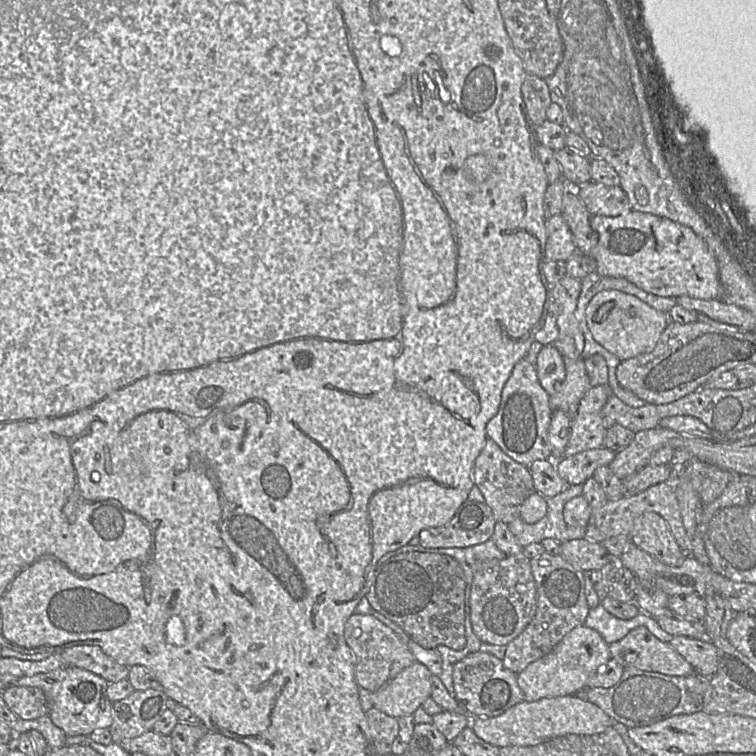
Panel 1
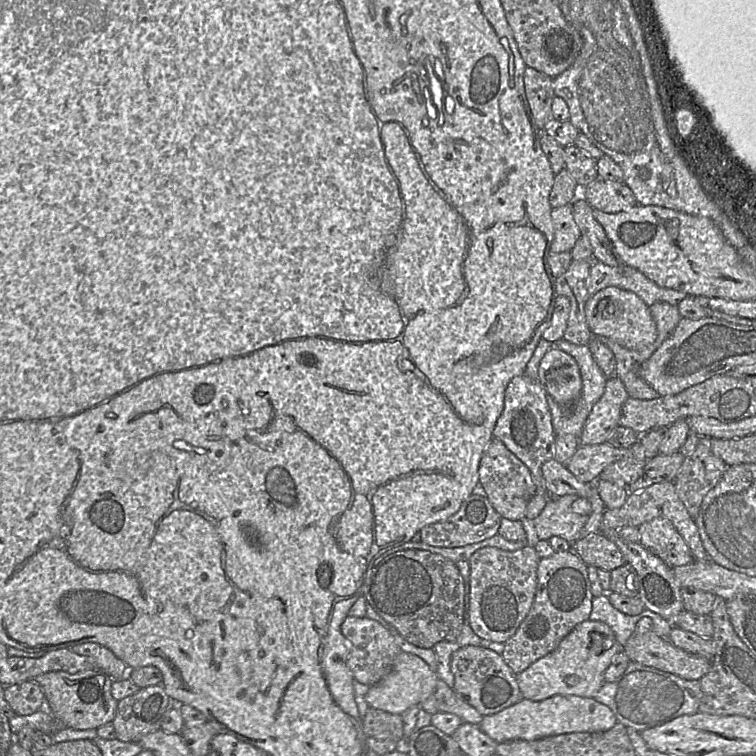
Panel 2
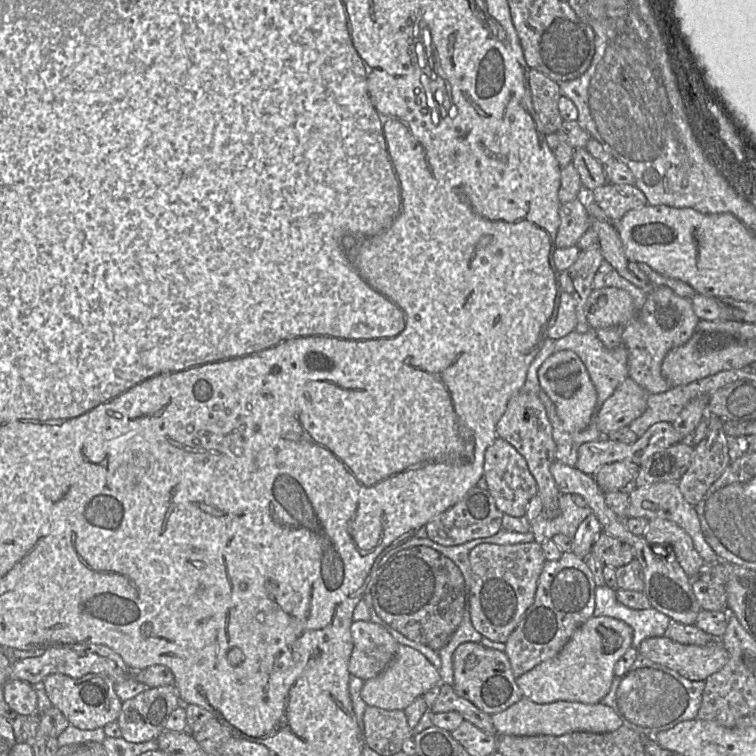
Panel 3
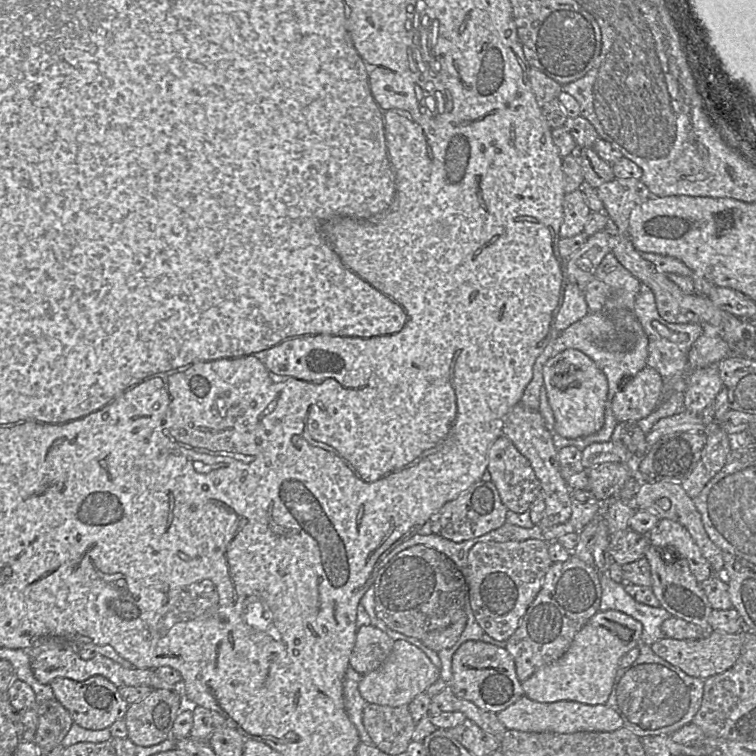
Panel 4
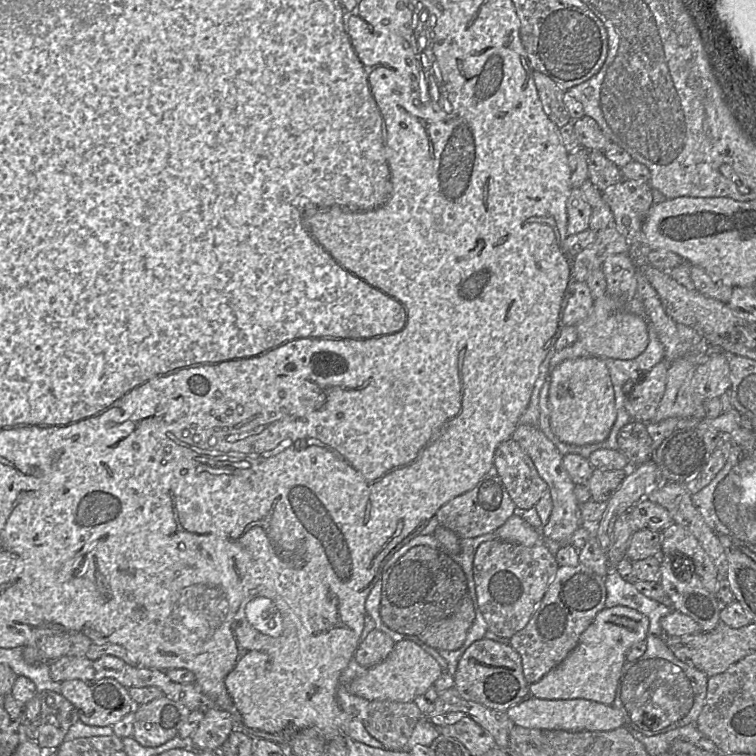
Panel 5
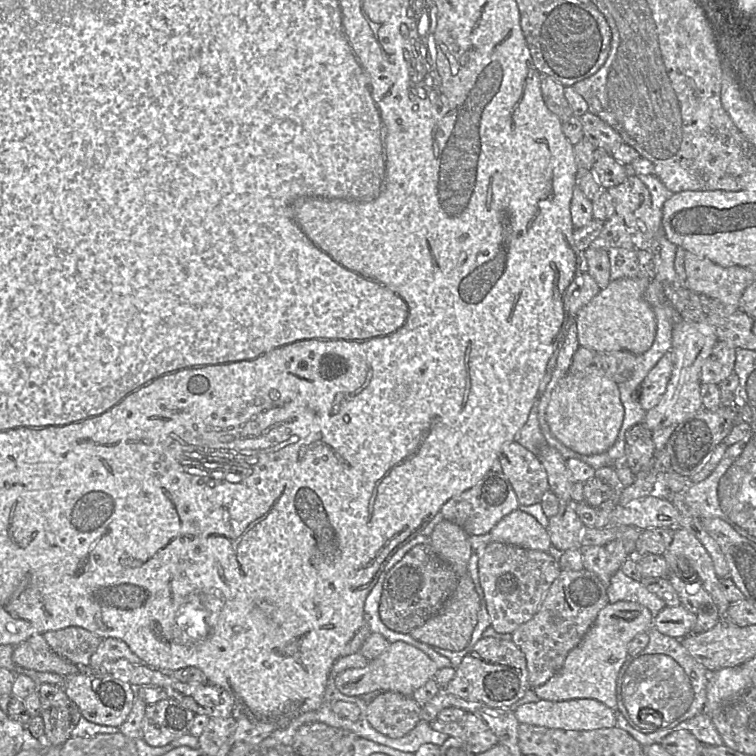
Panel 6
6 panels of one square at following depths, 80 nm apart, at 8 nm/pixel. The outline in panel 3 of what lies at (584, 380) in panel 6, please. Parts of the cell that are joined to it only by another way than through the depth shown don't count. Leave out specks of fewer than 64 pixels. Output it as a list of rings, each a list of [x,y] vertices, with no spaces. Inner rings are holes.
[[[563,350],[551,354],[540,366],[538,379],[541,389],[553,402],[564,429],[579,432],[593,420],[597,392],[581,359],[572,351]]]

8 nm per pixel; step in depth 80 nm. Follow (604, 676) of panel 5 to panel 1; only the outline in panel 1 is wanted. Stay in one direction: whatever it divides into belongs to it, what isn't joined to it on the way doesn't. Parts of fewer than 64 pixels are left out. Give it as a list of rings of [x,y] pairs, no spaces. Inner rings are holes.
[[[580,625],[567,633],[550,653],[532,662],[517,674],[518,685],[525,701],[574,695],[580,690],[587,689],[589,679],[610,659],[609,644],[600,633]]]

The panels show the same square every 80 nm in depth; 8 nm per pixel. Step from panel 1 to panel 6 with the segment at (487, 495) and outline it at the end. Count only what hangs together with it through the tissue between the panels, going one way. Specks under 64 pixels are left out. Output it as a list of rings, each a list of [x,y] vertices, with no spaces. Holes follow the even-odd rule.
[[[513,440],[502,446],[497,459],[519,505],[529,506],[541,502],[543,495],[549,490],[549,483],[536,454]]]

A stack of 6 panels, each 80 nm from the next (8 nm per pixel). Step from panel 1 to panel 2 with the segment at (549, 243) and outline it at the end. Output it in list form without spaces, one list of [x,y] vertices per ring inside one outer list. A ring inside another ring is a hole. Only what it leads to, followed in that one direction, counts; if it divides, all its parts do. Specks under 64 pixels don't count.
[[[572,203],[552,208],[553,240],[549,254],[570,252],[581,236],[574,219]]]

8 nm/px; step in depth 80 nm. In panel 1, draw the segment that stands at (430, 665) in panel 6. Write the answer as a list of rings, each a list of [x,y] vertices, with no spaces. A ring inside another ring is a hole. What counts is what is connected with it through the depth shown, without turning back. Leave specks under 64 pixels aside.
[[[415,661],[383,687],[372,692],[373,707],[395,718],[412,715],[431,697],[432,676],[425,665]]]

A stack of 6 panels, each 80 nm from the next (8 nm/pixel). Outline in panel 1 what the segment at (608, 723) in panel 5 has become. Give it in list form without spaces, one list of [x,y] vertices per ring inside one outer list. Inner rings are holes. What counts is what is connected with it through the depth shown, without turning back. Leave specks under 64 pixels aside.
[[[575,695],[522,701],[496,717],[471,717],[471,727],[482,740],[499,748],[534,746],[565,735],[595,735],[612,726],[613,720],[598,706]]]

